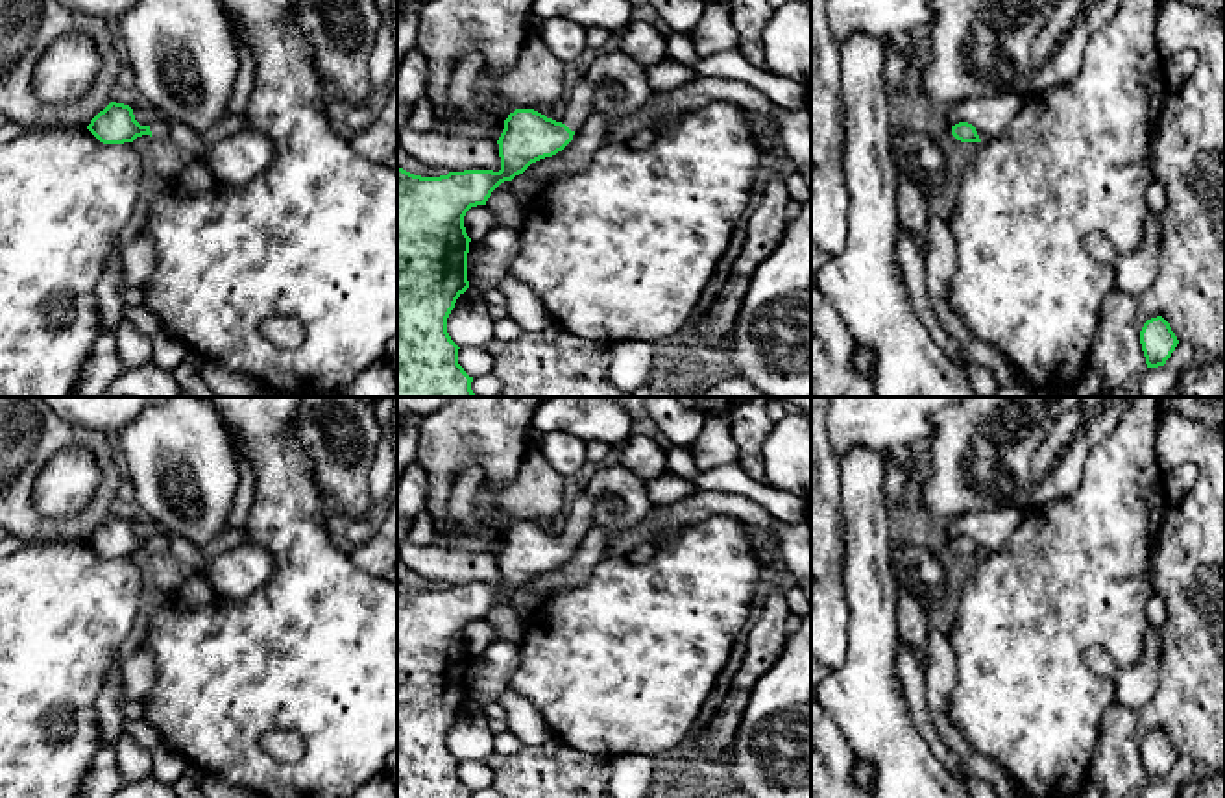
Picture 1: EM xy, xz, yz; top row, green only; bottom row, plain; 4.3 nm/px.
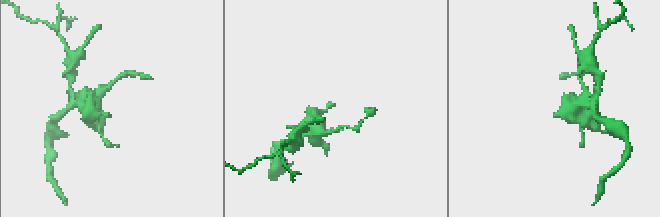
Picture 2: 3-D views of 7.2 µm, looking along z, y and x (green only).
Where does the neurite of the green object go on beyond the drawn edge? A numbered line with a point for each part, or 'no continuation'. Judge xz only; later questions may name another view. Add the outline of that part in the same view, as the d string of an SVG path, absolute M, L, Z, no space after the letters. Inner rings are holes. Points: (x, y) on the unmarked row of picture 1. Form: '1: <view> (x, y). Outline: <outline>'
1: xz (579, 521). Outline: M582 490L575 497L569 508L569 514L560 536L565 538L571 545L578 545L593 526L595 523L593 523L591 501Z

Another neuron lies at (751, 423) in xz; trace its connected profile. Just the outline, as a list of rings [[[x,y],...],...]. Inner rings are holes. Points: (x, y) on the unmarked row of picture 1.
[[[748,397],[728,412],[730,432],[739,447],[739,466],[758,482],[765,482],[763,447],[776,421],[769,416],[765,397]]]

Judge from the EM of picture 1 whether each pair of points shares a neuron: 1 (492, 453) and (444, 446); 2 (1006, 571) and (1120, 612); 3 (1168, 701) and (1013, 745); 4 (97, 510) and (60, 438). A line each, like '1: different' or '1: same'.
1: same
2: same
3: different
4: same

